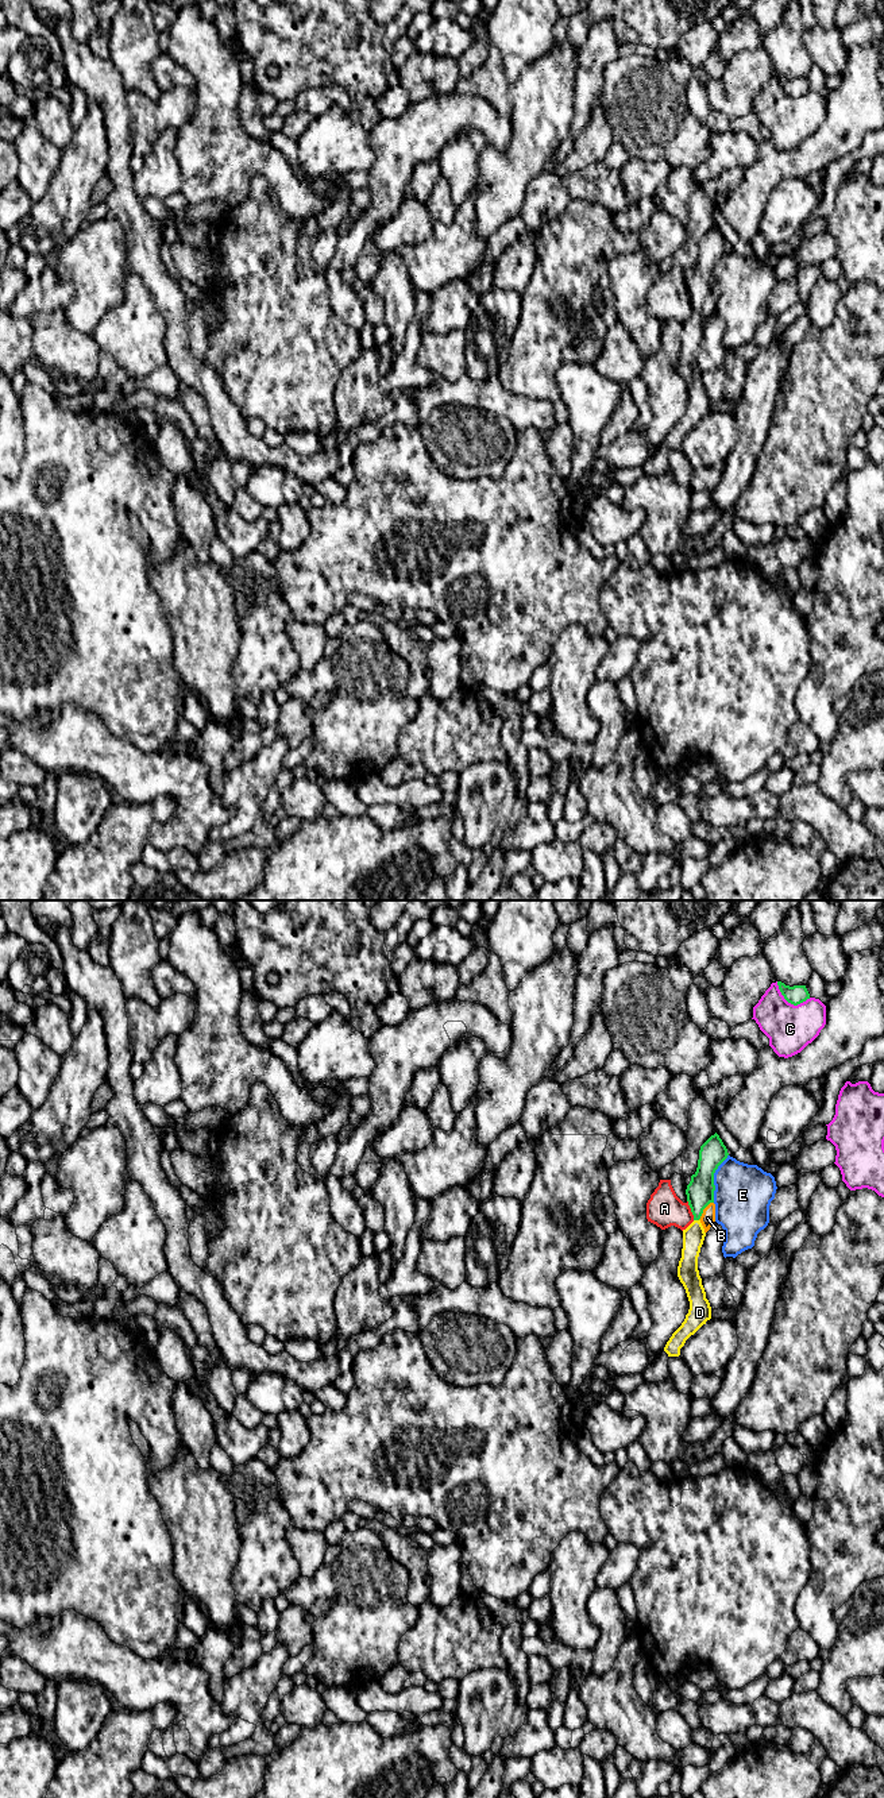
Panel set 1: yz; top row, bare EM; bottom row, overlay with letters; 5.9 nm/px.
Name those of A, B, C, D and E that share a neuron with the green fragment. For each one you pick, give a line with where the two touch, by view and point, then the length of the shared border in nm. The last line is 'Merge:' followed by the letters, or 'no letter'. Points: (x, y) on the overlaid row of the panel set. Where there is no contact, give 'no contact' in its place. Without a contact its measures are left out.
B: meets green in yz at (703, 1208); contact 140 nm long
Merge: B

